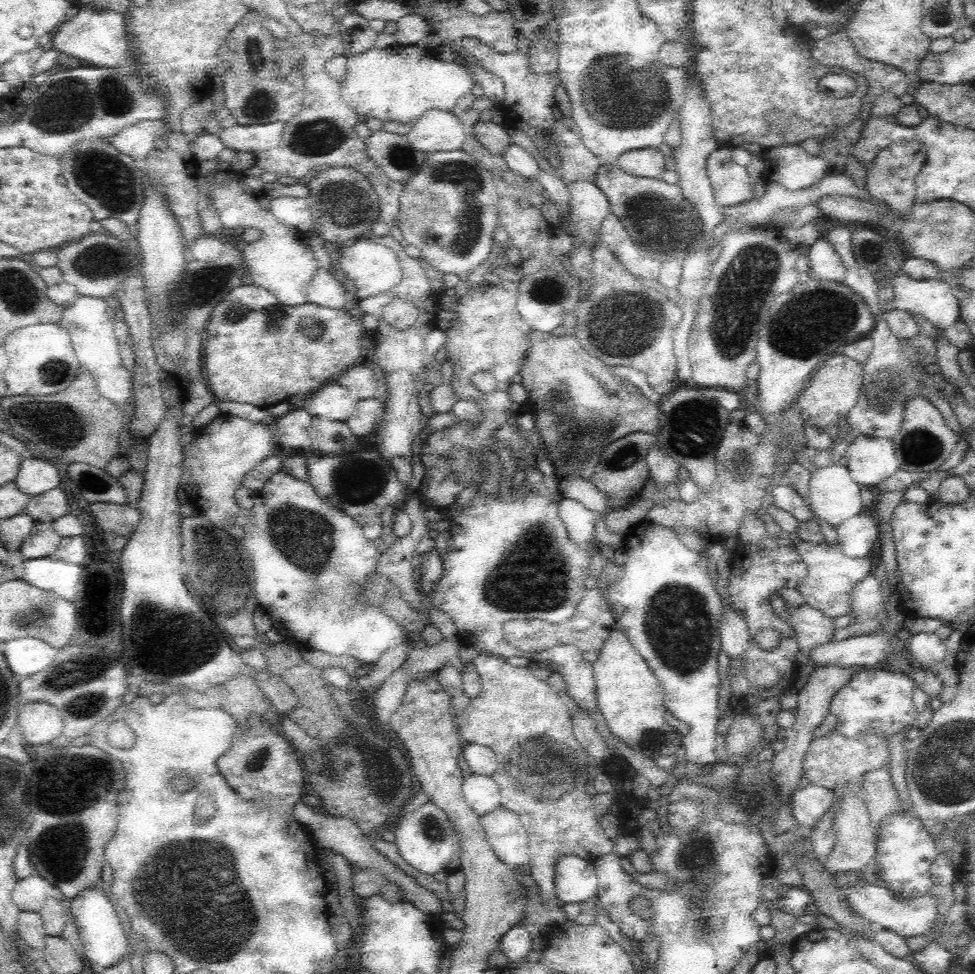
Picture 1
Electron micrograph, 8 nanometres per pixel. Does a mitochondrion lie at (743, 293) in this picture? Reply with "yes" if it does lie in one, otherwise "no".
yes

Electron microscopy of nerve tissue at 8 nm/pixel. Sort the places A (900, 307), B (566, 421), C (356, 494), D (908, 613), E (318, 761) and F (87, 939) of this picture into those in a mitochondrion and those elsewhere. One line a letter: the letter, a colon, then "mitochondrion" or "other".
A: other
B: mitochondrion
C: mitochondrion
D: other
E: other
F: other

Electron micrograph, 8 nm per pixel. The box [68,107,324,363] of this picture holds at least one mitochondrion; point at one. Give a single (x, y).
(101, 175)

